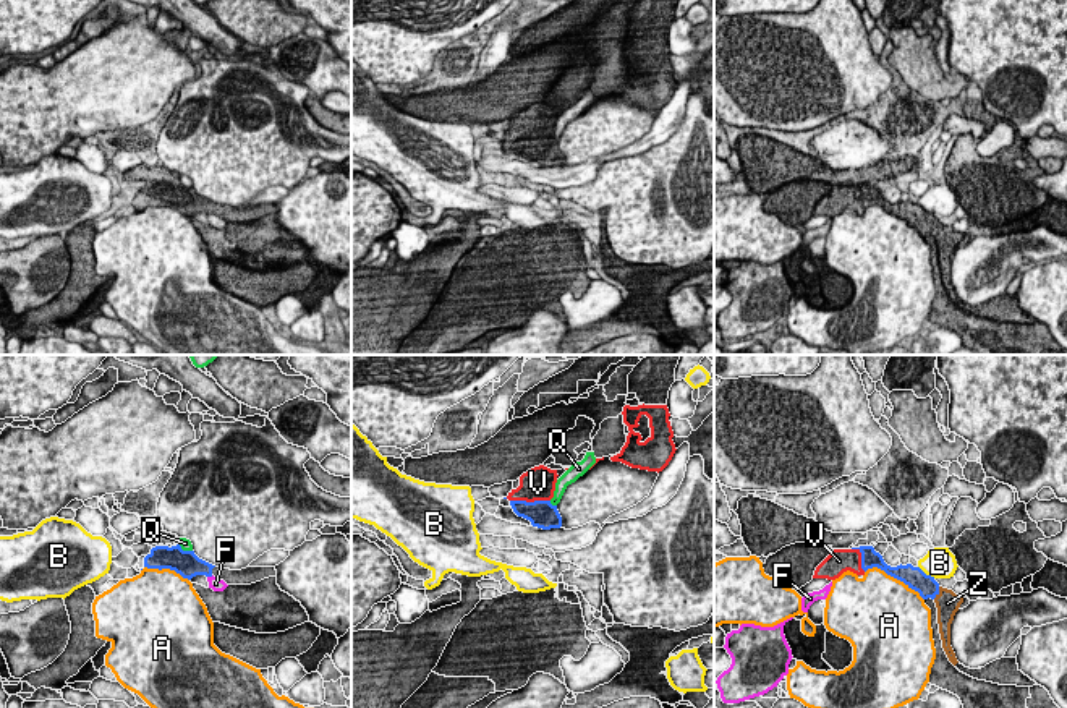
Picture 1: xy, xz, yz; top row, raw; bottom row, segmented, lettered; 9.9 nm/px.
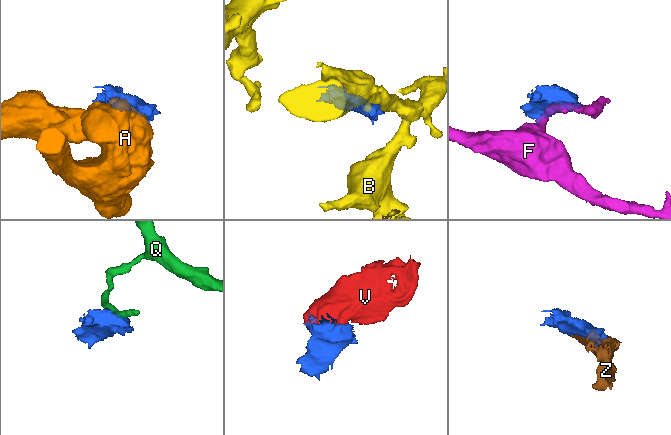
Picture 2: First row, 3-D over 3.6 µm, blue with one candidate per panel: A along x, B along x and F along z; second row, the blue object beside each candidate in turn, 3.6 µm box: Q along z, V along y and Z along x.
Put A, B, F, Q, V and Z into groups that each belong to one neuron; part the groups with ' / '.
A / B / F / Q / V Z

